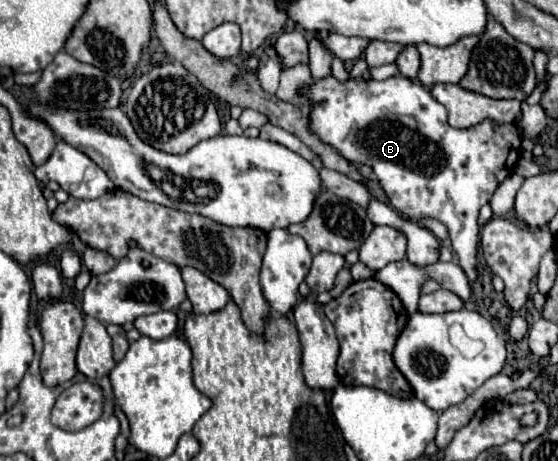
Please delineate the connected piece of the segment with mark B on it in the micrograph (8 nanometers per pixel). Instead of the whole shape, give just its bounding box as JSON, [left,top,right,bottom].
[307,76,521,282]

